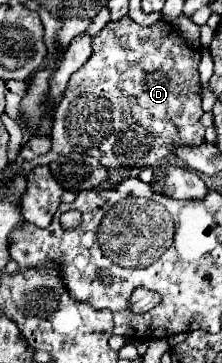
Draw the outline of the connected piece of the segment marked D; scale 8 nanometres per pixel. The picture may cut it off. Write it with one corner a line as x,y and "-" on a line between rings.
125,16
117,22
109,22
97,36
93,36
91,48
91,58
71,76
63,100
55,110
51,134
53,146
47,154
37,156
33,160
35,164
49,164
57,156
79,152
95,156
105,168
155,168
171,154
171,146
197,146
205,142
205,128
199,122
203,108
195,94
199,84
197,66
201,52
189,46
173,26
161,20
145,28

